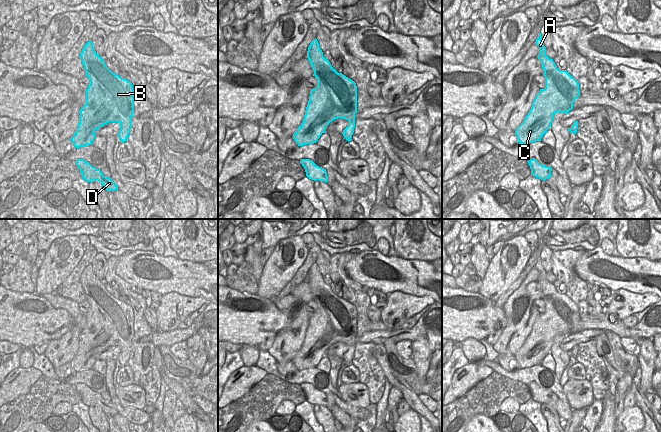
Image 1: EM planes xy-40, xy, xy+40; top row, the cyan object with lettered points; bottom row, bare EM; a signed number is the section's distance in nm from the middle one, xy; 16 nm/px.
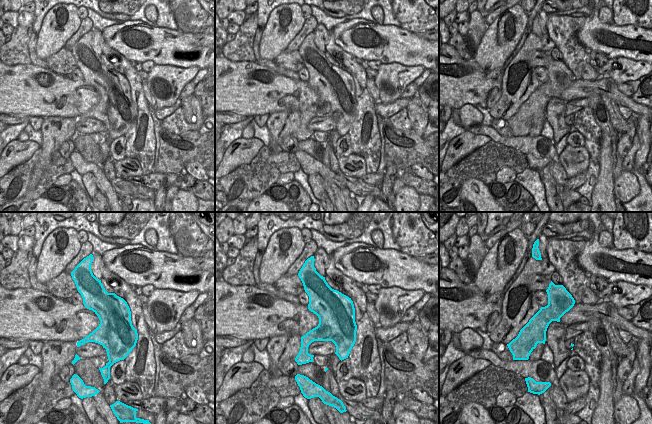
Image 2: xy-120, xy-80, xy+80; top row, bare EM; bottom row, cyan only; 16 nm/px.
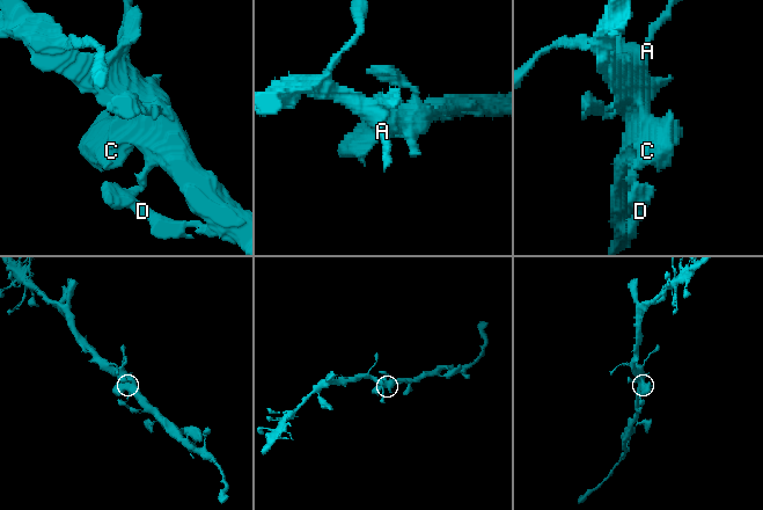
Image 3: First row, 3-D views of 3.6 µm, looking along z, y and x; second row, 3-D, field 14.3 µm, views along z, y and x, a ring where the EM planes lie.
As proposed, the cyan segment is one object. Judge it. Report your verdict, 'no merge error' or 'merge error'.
no merge error

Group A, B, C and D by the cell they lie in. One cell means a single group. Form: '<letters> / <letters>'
A B C D

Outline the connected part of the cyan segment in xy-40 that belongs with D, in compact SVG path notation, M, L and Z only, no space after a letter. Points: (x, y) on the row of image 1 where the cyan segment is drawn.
M77 159L75 162L85 181L91 182L92 180L98 180L107 191L114 192L118 190L118 186L112 178L104 176L100 169L92 166L84 159Z

